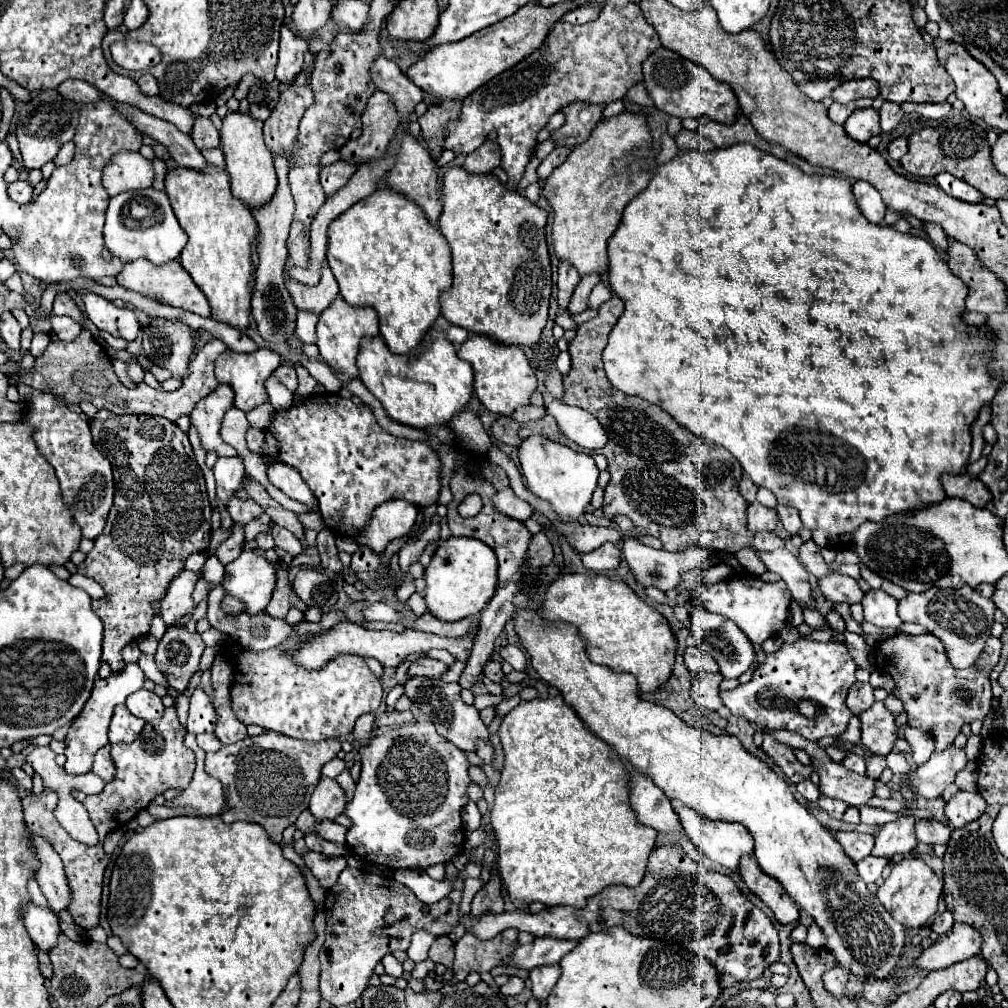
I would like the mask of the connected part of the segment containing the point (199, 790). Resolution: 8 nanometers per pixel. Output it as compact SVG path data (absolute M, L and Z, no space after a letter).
M187 734L185 736L185 746L195 752L195 756L197 756L197 768L195 768L195 774L193 774L191 784L179 796L179 804L193 806L193 808L201 810L205 816L221 814L221 810L225 806L225 794L223 794L221 782L217 778L211 778L203 770L205 752L197 746L195 734Z

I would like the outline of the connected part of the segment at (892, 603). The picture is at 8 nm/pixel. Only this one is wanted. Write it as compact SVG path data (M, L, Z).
M869 590L861 604L865 620L877 628L899 628L903 624L897 614L897 600L883 590Z

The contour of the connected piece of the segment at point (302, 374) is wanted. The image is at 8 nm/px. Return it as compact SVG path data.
M297 366L295 370L297 370L297 376L299 376L299 386L297 386L297 390L295 390L295 396L305 398L305 396L309 396L309 394L315 390L317 380L315 380L315 378L307 372L307 368L303 368L303 366Z

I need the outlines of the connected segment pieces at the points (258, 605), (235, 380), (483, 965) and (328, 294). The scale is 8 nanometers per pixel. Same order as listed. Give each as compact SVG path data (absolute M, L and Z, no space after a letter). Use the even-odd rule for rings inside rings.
M243 550L239 558L225 566L223 588L227 594L241 598L247 606L245 612L259 614L267 608L275 588L275 564L263 554Z
M257 348L255 352L249 352L249 354L239 354L239 352L227 350L215 362L215 376L217 376L219 384L229 384L235 390L235 408L249 412L255 406L269 402L267 390L265 390L265 380L279 364L281 364L281 356L269 348Z
M505 930L497 934L493 940L479 940L473 934L465 934L455 944L455 962L453 962L453 979L447 981L436 981L434 978L423 979L425 988L429 992L441 989L446 984L455 984L465 981L469 972L489 972L493 966L503 964L513 956L513 950L517 948L517 930Z
M325 266L323 274L321 274L321 282L317 286L303 286L295 280L285 280L287 282L287 290L293 296L293 302L297 306L297 310L305 310L305 312L313 312L319 314L323 312L329 302L335 300L335 296L339 294L339 286L337 280L333 278L331 270Z

